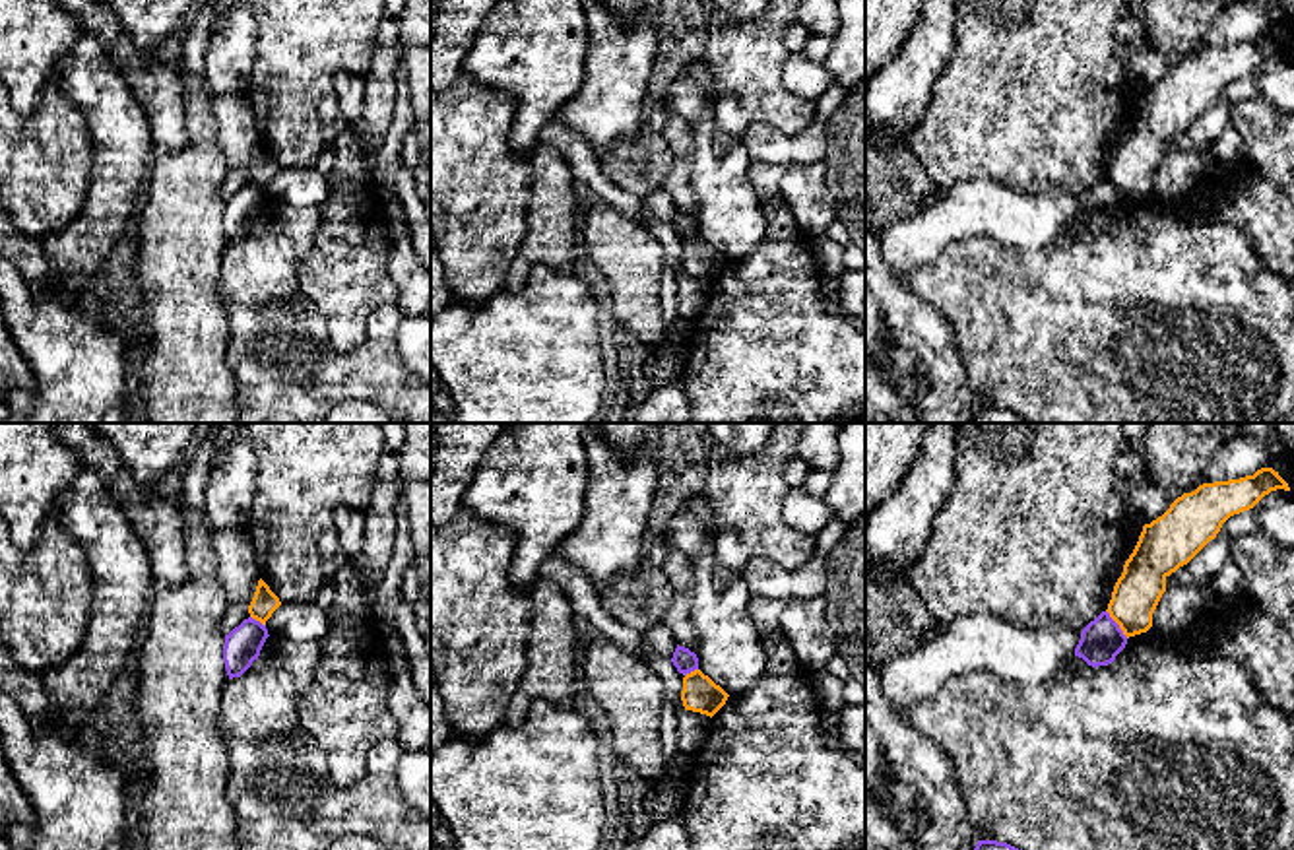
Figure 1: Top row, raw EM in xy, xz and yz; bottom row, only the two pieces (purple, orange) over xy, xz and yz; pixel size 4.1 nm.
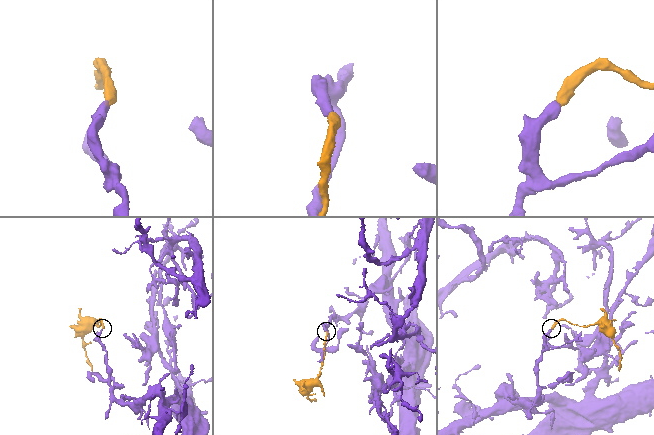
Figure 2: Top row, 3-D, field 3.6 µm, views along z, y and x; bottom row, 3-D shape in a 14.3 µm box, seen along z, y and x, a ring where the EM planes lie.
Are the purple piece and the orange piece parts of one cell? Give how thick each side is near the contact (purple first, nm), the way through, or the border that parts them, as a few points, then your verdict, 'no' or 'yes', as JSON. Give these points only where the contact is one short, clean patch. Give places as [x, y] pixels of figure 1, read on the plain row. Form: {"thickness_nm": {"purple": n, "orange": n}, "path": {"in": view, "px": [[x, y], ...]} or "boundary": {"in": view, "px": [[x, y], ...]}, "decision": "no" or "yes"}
{"thickness_nm": {"purple": 180, "orange": 190}, "boundary": {"in": "yz", "px": [[1106, 175], [1128, 202]]}, "decision": "no"}

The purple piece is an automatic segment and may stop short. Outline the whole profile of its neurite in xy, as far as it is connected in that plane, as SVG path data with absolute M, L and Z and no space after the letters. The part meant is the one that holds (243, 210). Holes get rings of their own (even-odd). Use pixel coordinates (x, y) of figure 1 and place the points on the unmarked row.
M248 182L229 200L225 200L223 227L229 245L241 243L254 225L268 204L268 194L260 186Z

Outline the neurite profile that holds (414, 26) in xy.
M405 0L398 17L402 49L431 47L431 0Z

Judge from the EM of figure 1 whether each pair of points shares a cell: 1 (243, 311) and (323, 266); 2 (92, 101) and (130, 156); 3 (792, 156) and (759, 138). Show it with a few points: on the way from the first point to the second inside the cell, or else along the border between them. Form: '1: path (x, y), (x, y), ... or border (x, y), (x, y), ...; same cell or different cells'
1: border (313, 237), (297, 266), (297, 286), (323, 319); different cells
2: path (105, 115), (119, 129), (121, 142); same cell
3: path (784, 150), (767, 144); same cell

